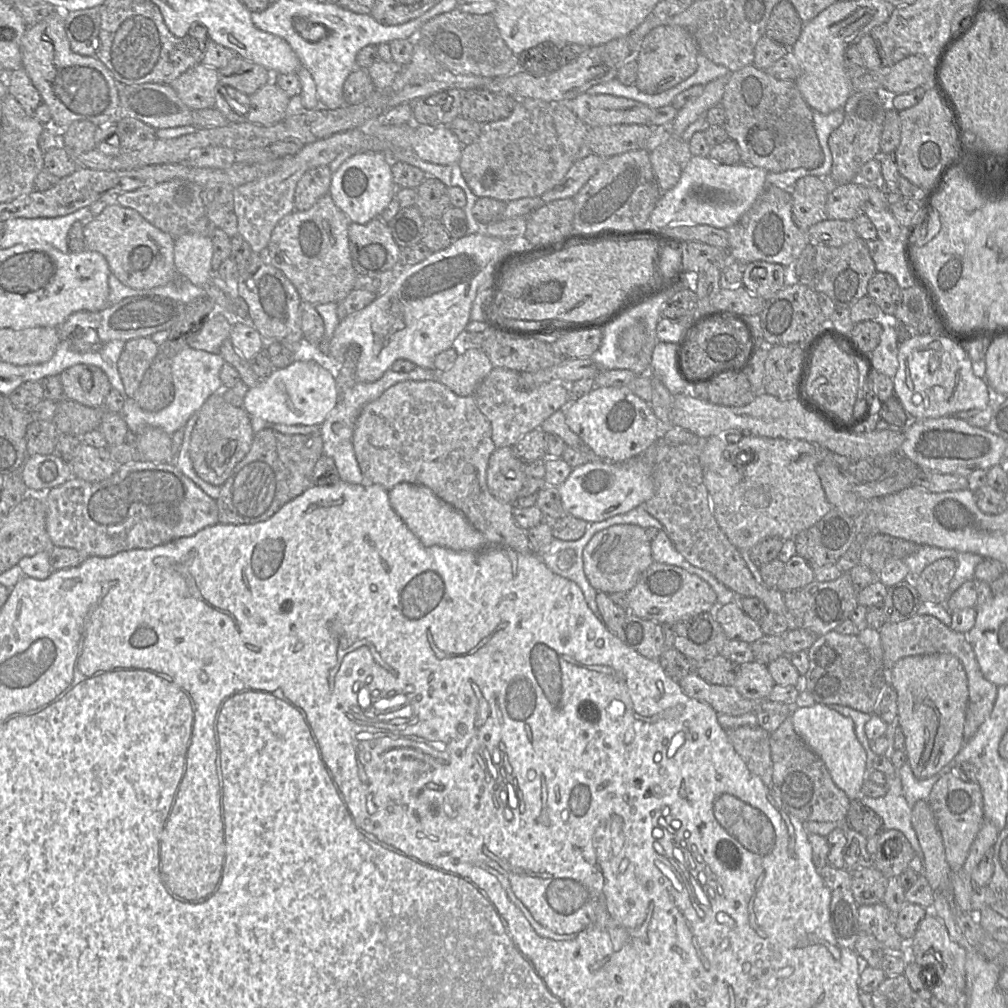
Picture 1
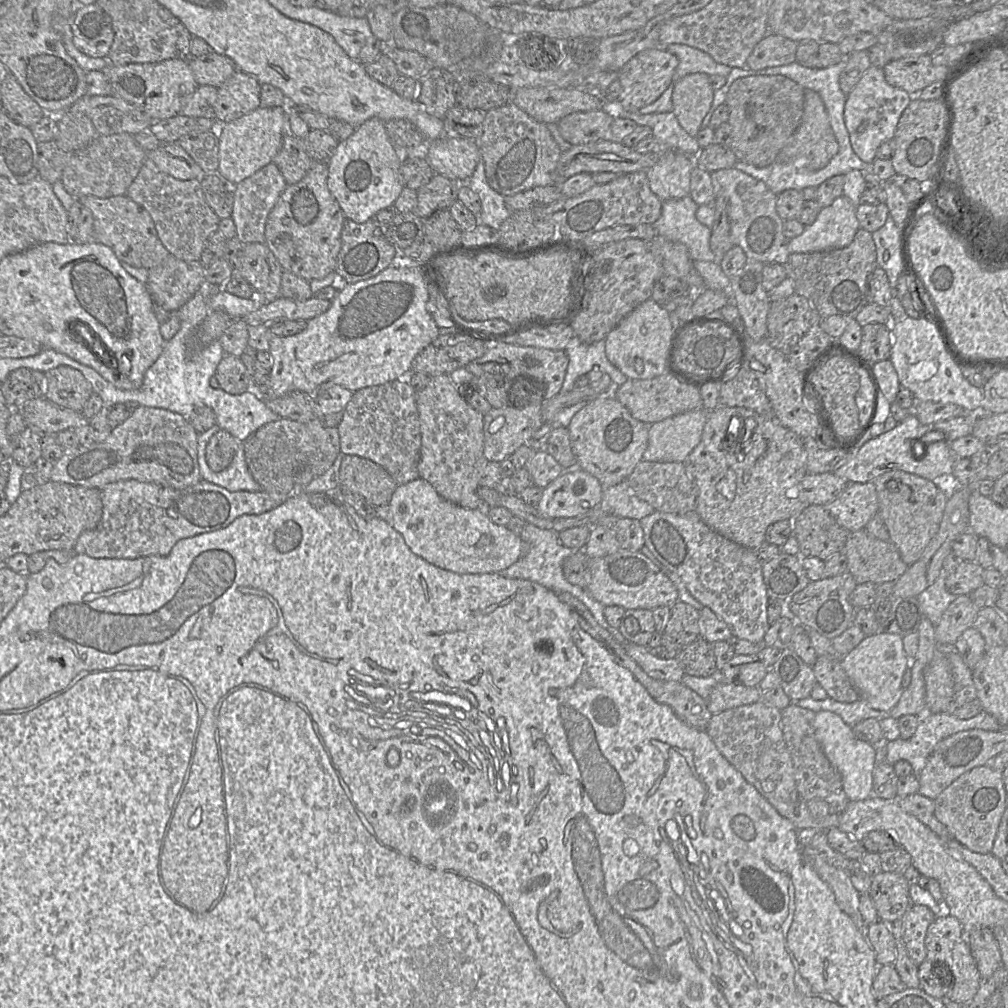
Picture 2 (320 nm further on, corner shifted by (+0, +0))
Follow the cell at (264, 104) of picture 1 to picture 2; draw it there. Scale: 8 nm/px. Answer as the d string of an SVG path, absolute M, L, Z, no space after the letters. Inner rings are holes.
M237 71L218 87L215 120L232 122L260 107L261 84L252 76Z

